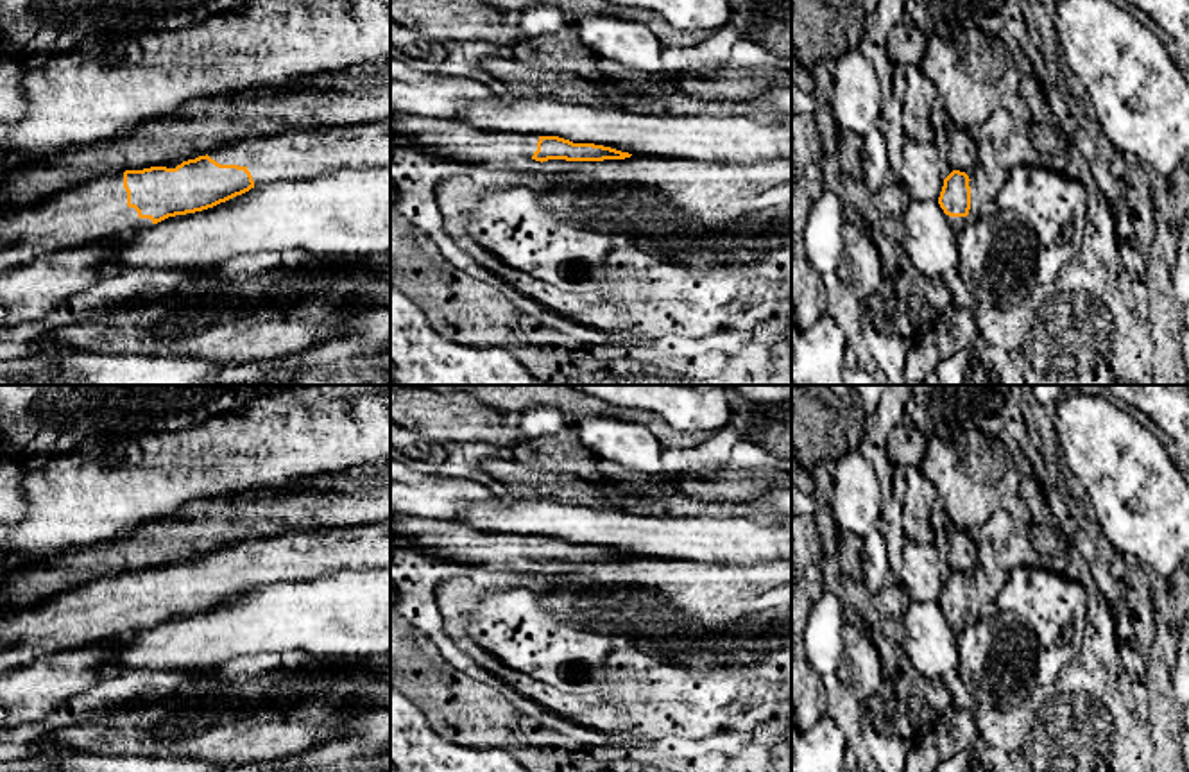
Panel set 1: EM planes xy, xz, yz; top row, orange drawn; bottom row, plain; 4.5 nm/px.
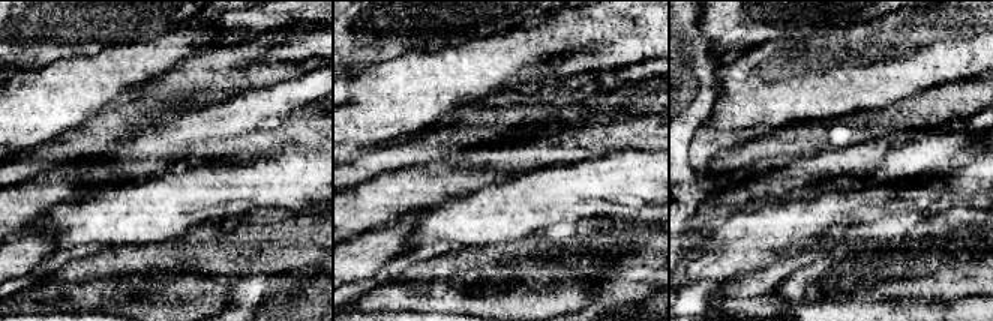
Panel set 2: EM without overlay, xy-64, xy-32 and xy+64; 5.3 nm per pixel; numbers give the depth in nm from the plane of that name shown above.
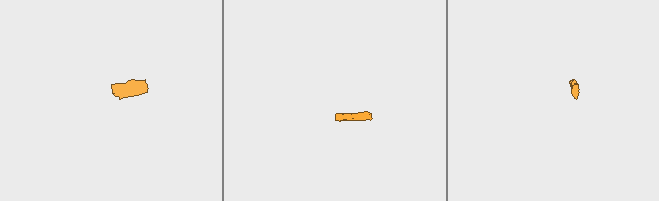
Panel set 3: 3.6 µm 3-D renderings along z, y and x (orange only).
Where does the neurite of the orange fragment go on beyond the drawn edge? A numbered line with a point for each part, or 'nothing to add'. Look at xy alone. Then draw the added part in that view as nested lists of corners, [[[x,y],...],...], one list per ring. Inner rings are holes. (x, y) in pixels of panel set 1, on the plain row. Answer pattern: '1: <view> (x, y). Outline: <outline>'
1: xy (294, 556). Outline: [[[390,519],[324,532],[256,537],[208,557],[220,566],[245,568],[254,588],[308,580],[344,570],[390,568]]]
2: xy (94, 611). Outline: [[[124,573],[70,586],[48,602],[0,614],[0,673],[56,650],[90,647],[152,627],[127,607]]]

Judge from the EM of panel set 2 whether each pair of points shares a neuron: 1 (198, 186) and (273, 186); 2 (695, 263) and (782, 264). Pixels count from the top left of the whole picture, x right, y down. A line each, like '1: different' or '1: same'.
1: same
2: different

